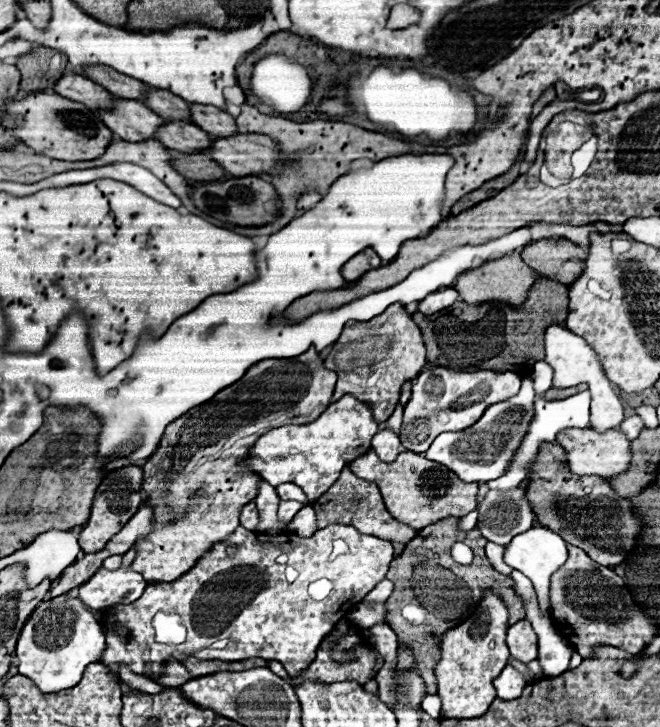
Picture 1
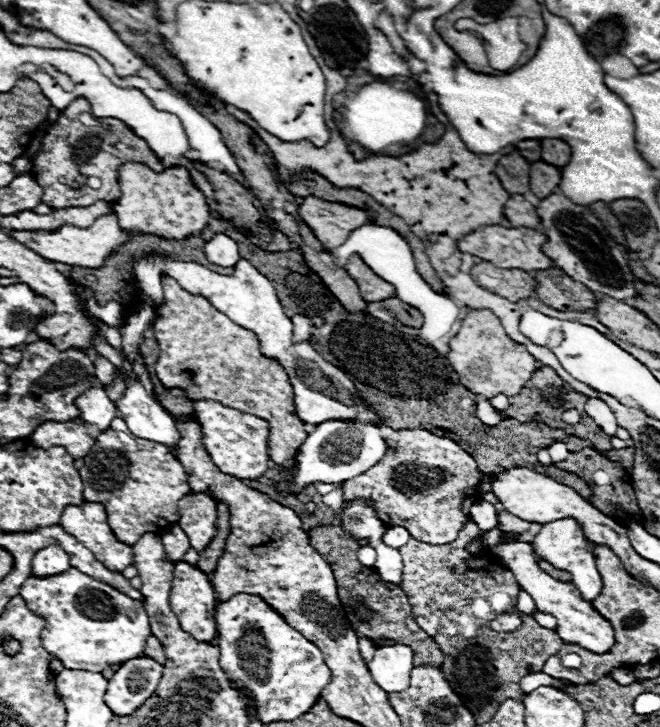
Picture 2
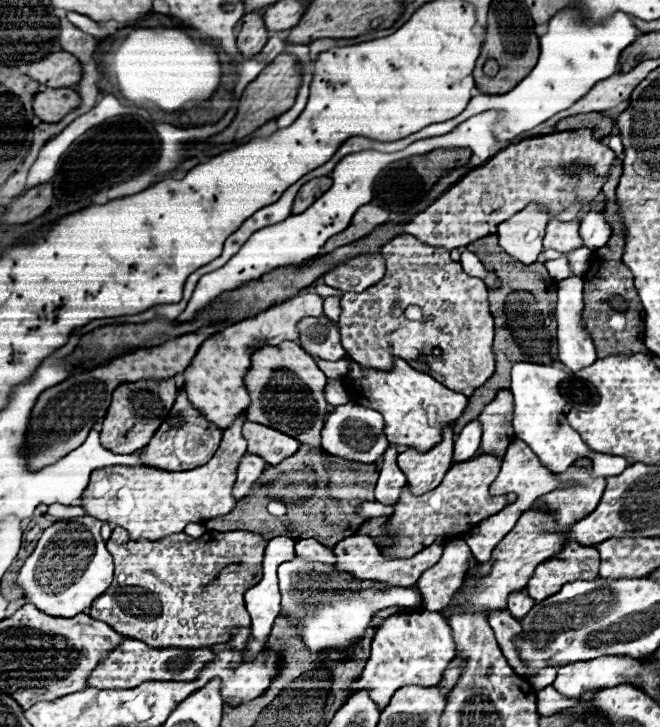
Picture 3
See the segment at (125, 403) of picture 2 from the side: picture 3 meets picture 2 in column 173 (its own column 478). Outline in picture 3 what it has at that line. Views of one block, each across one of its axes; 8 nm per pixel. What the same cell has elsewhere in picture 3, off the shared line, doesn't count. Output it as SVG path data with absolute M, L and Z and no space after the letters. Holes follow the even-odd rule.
M470 420L462 428L462 432L458 434L458 438L454 442L454 462L464 462L472 454L476 454L478 446L480 446L480 440L482 440L480 420Z

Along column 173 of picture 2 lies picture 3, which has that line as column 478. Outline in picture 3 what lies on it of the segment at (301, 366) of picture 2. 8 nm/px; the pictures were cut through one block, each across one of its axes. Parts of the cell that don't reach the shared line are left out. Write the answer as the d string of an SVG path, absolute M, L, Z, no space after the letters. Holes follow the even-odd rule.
M464 250L464 252L462 252L462 260L460 260L460 262L462 262L466 274L484 280L486 286L490 286L490 288L496 288L496 286L498 286L498 278L496 278L494 274L486 272L484 266L482 266L482 262L480 262L480 260L470 252L470 250Z

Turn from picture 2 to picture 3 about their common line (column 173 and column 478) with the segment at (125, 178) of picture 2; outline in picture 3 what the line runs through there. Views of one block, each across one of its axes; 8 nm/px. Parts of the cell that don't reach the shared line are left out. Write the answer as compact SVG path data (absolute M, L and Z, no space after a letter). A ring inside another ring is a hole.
M590 128L556 132L510 144L484 166L470 170L450 186L434 204L408 222L404 232L410 232L430 246L452 250L492 234L500 222L524 210L528 204L538 204L550 218L558 218L570 206L586 206L602 192L616 158L610 146L592 138Z

